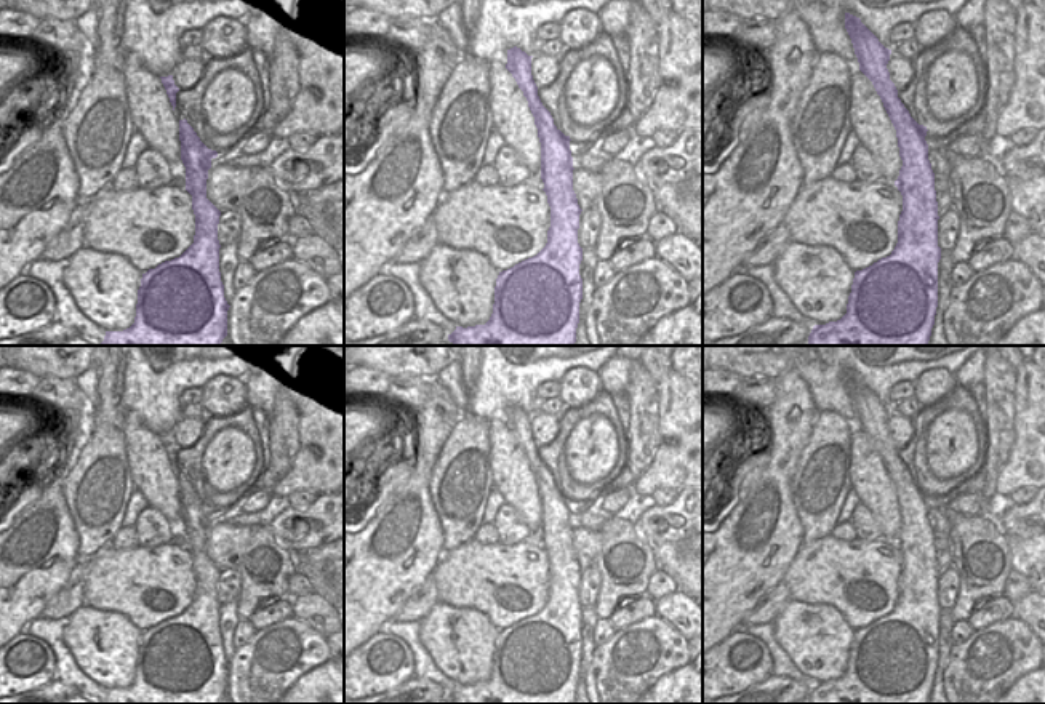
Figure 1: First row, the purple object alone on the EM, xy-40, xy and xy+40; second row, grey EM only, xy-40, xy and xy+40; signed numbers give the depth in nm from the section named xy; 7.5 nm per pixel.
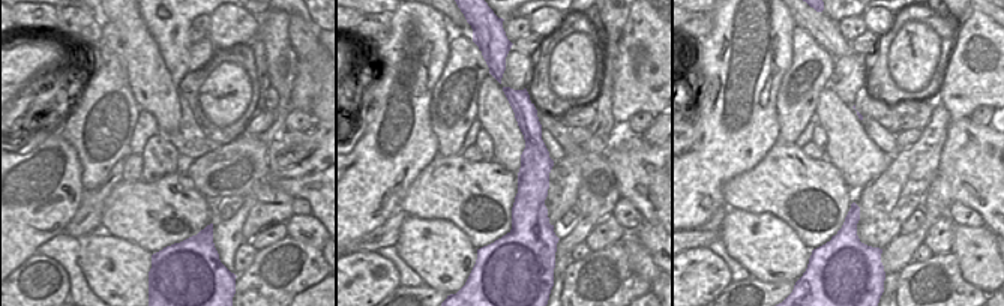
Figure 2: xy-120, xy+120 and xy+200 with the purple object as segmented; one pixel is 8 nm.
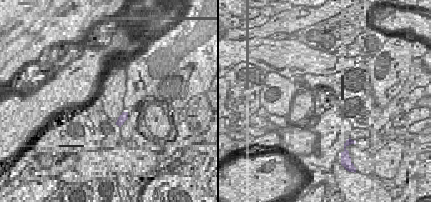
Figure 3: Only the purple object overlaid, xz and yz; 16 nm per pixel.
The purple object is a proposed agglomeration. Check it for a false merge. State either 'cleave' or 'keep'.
keep

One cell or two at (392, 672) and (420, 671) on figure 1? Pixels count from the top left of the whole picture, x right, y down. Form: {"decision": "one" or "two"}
{"decision": "two"}

